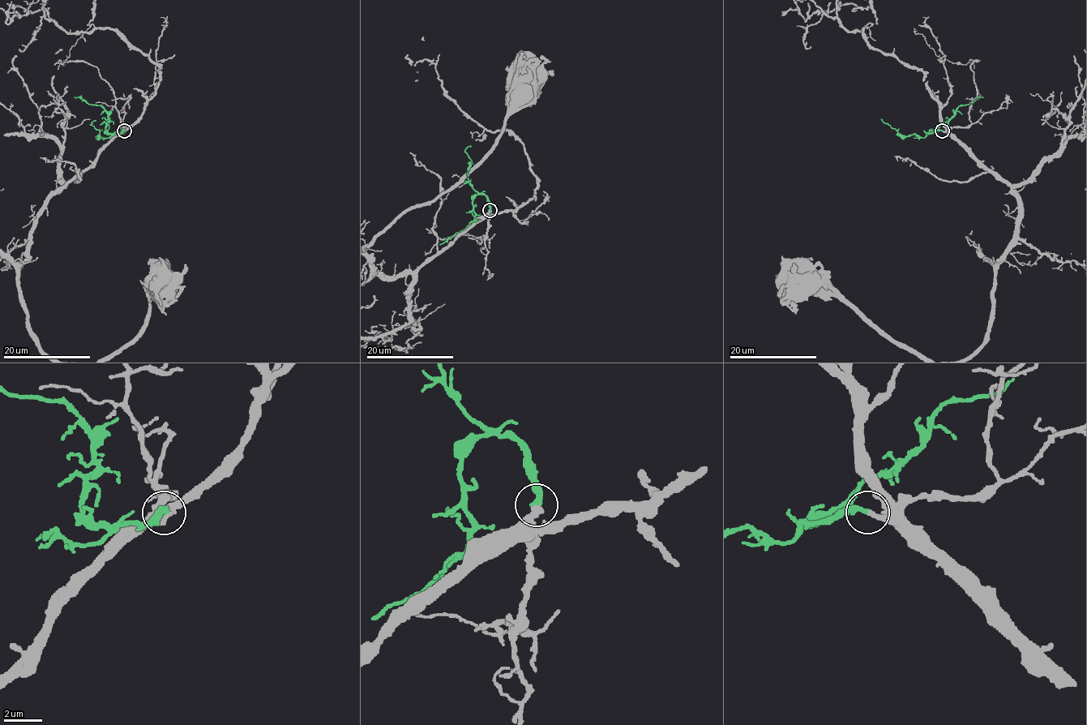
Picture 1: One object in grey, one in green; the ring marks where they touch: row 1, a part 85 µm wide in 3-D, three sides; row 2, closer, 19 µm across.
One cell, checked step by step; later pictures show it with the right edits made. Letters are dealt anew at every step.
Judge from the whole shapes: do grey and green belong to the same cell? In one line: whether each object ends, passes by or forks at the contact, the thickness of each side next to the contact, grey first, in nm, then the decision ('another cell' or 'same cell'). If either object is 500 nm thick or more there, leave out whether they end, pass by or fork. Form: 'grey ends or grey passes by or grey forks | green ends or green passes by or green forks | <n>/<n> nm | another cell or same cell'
grey ends | green ends | 320/320 nm | same cell

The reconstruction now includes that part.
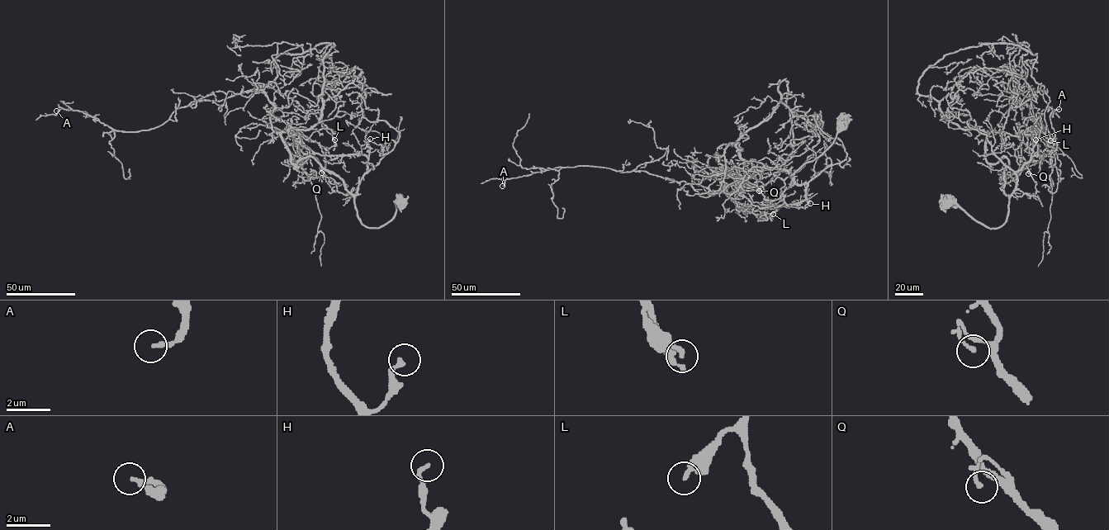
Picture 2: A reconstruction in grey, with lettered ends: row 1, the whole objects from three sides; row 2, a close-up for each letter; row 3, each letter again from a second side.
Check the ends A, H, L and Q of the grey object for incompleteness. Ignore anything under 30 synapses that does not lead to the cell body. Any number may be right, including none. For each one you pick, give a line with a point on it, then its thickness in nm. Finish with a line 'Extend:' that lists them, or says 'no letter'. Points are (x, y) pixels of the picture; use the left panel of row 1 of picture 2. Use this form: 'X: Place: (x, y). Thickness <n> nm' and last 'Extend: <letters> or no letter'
A: Place: (56, 111). Thickness 200 nm
Extend: A

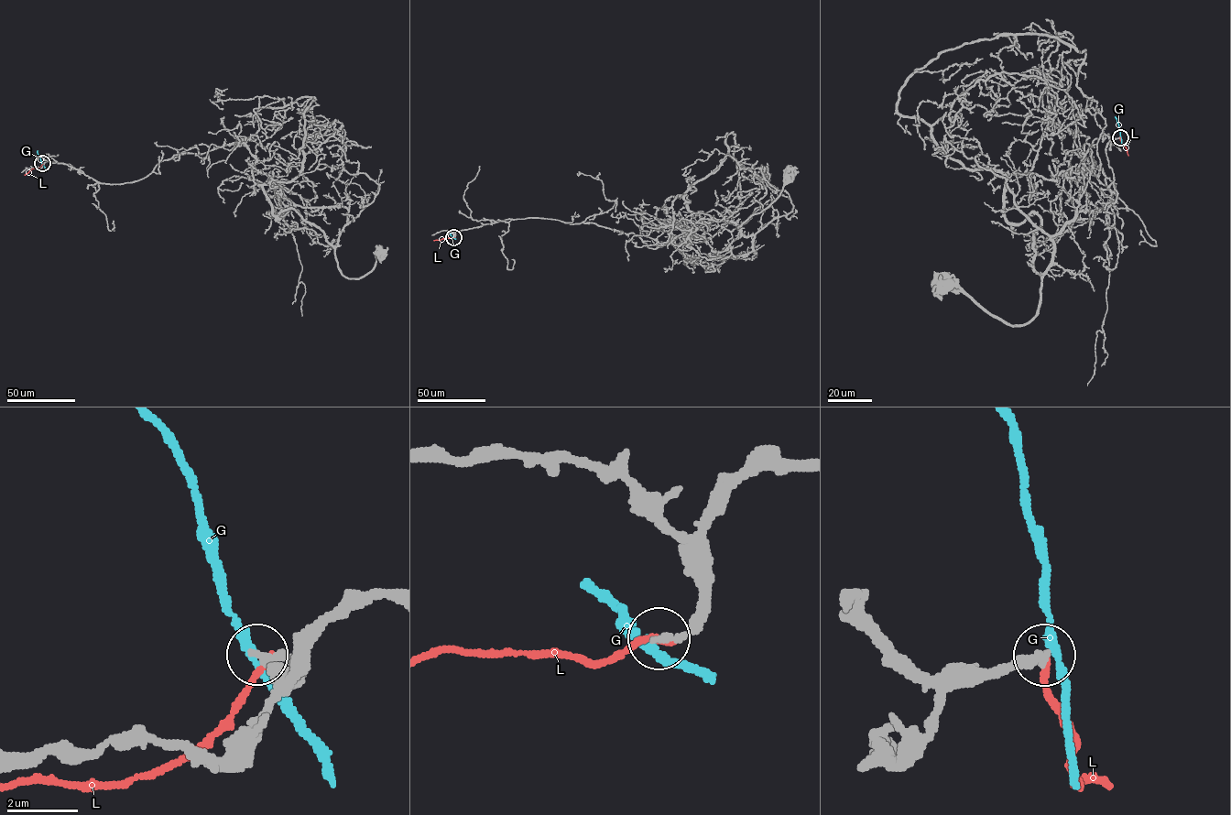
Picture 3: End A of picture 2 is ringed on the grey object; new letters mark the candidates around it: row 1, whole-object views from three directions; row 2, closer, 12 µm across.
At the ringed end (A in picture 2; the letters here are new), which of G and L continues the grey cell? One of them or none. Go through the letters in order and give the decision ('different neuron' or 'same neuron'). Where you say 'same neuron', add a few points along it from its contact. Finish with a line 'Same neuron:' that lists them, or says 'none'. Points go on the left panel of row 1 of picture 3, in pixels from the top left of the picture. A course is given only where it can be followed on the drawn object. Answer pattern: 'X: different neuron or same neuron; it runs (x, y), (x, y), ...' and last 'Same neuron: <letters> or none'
G: different neuron
L: different neuron
Same neuron: none

